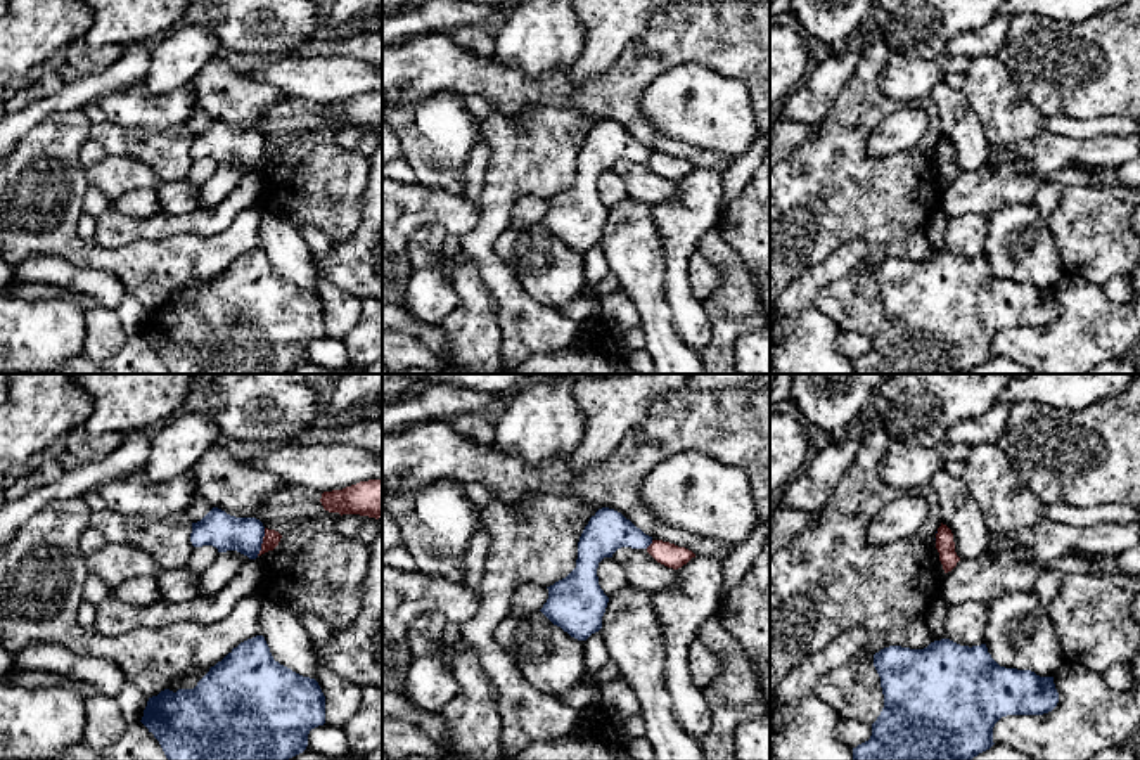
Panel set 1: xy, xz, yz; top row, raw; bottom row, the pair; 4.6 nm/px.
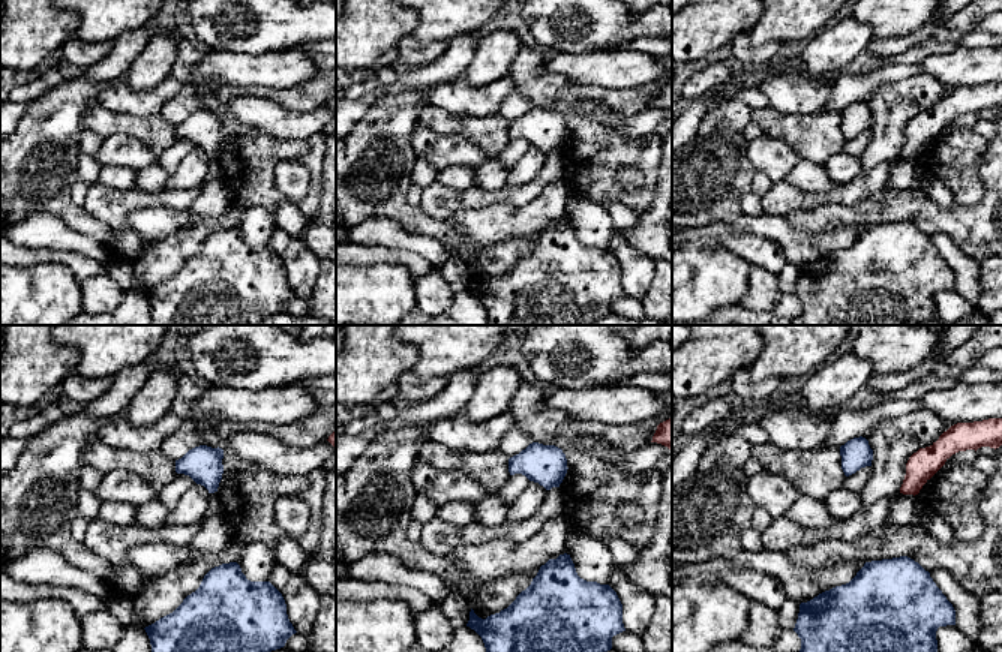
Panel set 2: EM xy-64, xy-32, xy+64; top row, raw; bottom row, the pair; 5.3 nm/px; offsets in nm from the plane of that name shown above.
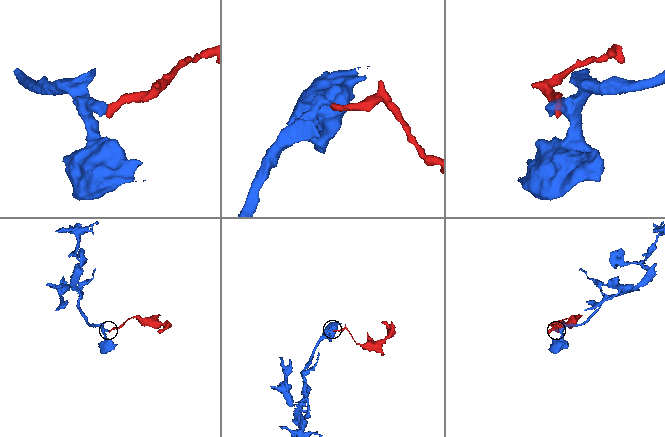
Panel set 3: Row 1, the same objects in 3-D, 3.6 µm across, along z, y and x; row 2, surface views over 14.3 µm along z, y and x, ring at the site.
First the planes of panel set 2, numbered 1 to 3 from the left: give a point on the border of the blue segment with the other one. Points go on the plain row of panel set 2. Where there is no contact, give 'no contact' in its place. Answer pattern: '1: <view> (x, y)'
1: no contact
2: no contact
3: no contact

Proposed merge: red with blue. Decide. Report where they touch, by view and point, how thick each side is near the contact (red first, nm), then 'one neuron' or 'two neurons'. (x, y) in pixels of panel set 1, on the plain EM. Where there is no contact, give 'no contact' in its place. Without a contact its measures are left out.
contact xy (263, 154); calibres 80 and 170 nm; two neurons

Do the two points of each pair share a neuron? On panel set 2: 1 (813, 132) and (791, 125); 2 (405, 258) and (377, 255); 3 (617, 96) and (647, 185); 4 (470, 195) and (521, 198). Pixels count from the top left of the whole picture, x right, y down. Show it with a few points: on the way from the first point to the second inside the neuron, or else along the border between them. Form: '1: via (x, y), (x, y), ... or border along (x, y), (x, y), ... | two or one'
1: via (807, 132), (797, 129) | one
2: via (398, 257), (384, 255) | one
3: via (579, 95), (570, 116), (605, 150), (626, 150) | one
4: via (482, 197), (509, 197) | one

